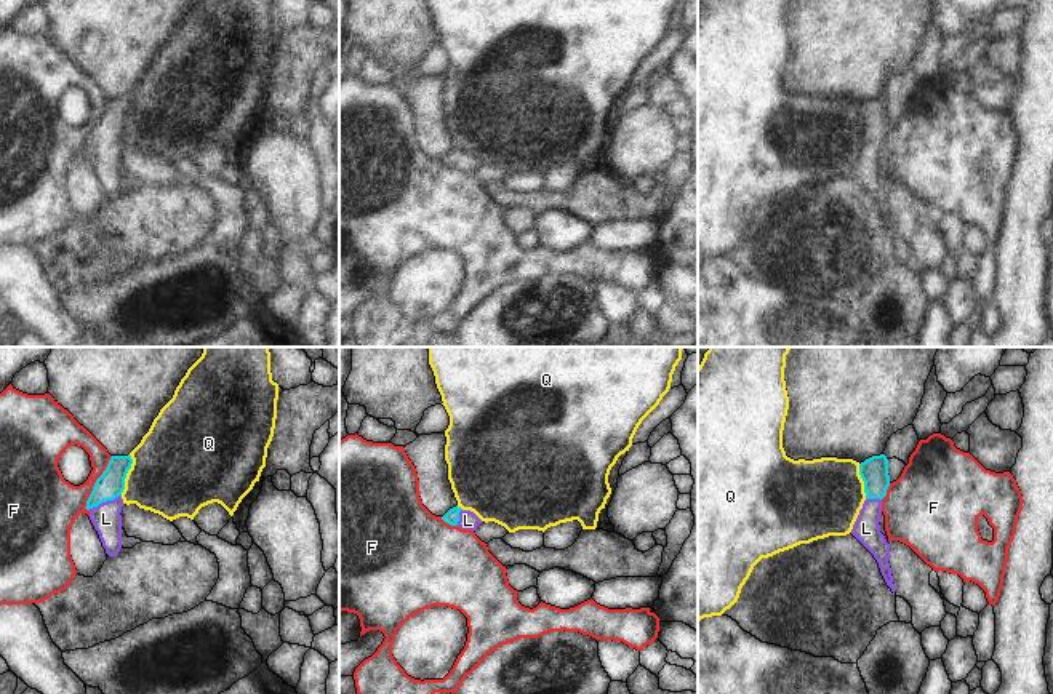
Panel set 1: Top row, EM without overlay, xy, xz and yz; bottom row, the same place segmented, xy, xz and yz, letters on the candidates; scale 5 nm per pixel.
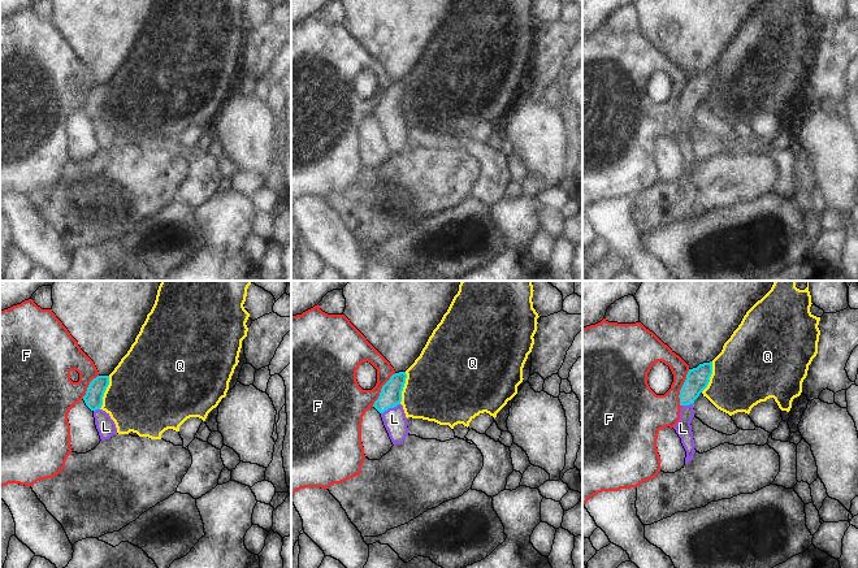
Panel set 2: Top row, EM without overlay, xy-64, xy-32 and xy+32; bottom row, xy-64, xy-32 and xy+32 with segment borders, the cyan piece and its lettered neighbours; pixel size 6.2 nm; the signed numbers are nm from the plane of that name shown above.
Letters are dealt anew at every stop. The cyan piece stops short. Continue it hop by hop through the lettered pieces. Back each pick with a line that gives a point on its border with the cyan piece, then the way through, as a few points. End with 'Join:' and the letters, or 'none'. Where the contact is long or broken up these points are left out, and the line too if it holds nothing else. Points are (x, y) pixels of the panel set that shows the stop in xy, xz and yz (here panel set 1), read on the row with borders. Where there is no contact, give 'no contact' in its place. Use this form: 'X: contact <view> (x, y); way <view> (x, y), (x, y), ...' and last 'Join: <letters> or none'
L: contact xy (104, 501); way xy (111, 485), (104, 501), (106, 518)
Join: L

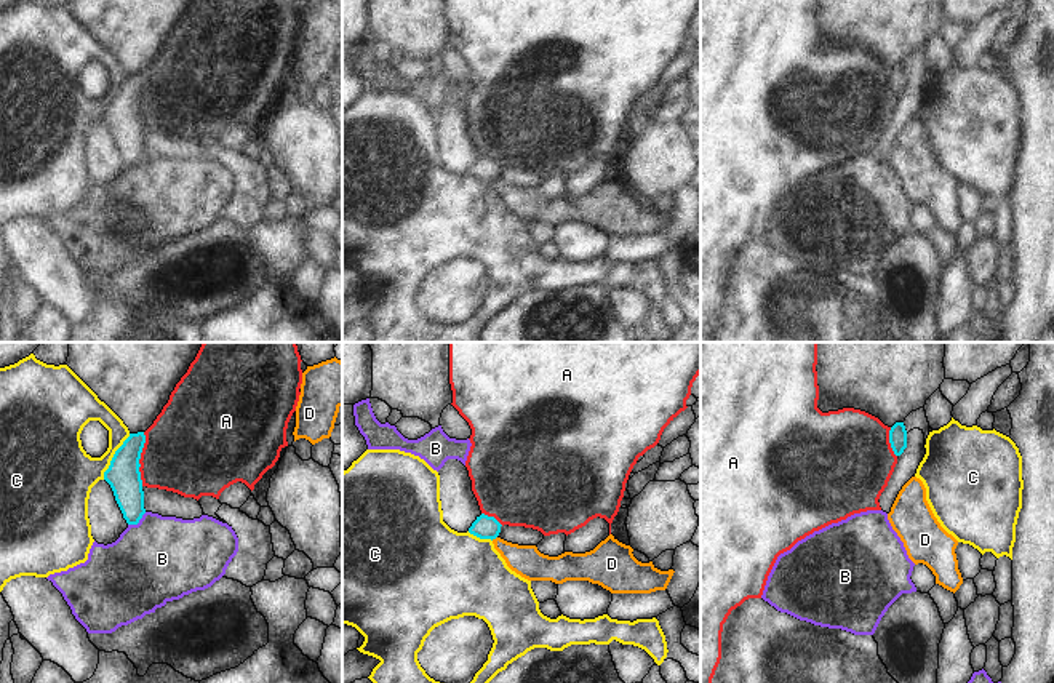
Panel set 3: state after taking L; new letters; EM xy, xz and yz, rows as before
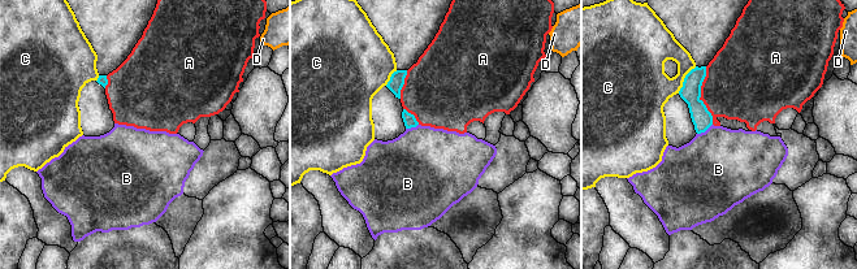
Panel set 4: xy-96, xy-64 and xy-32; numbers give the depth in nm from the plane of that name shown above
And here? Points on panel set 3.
Join: none

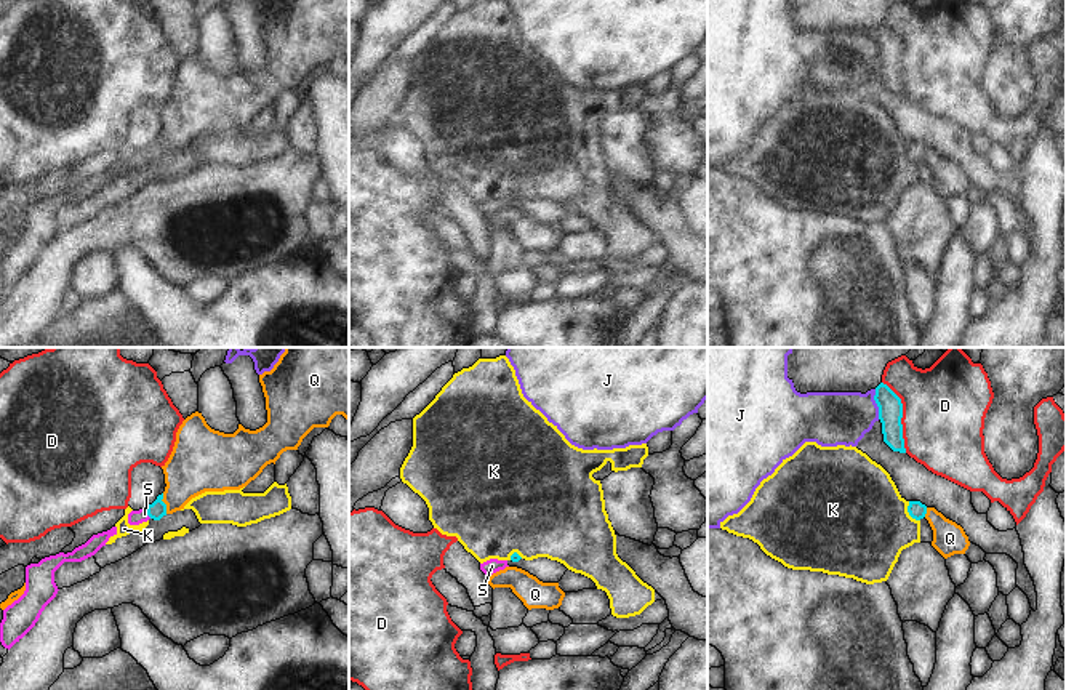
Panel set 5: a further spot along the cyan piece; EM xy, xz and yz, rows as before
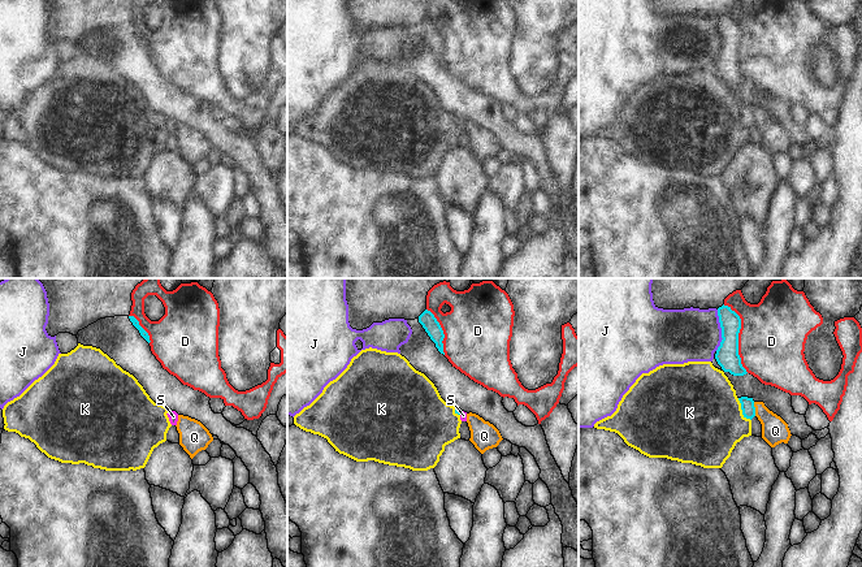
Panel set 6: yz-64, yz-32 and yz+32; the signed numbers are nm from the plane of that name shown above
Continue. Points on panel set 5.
S: contact xy (148, 514); way xy (157, 509), (148, 514), (135, 517)
Join: S

